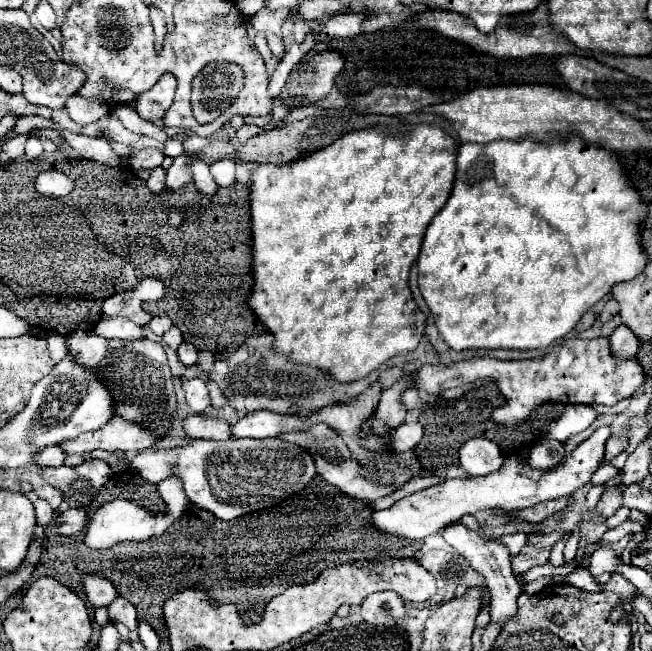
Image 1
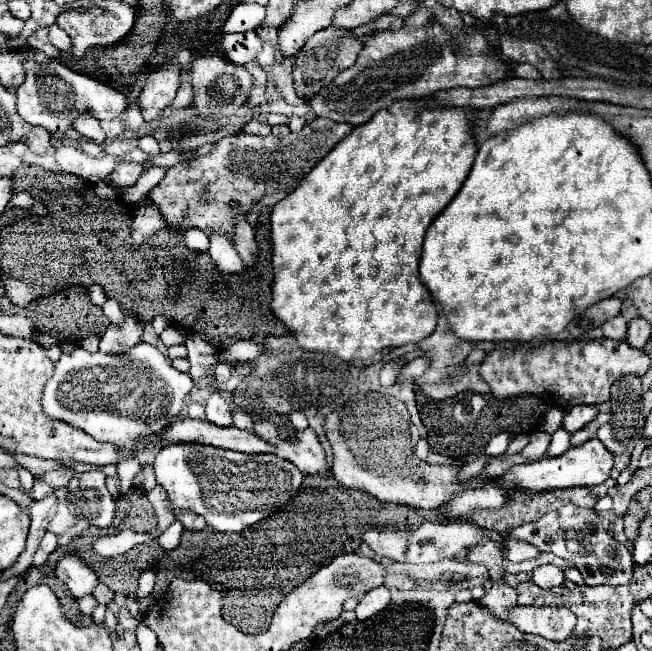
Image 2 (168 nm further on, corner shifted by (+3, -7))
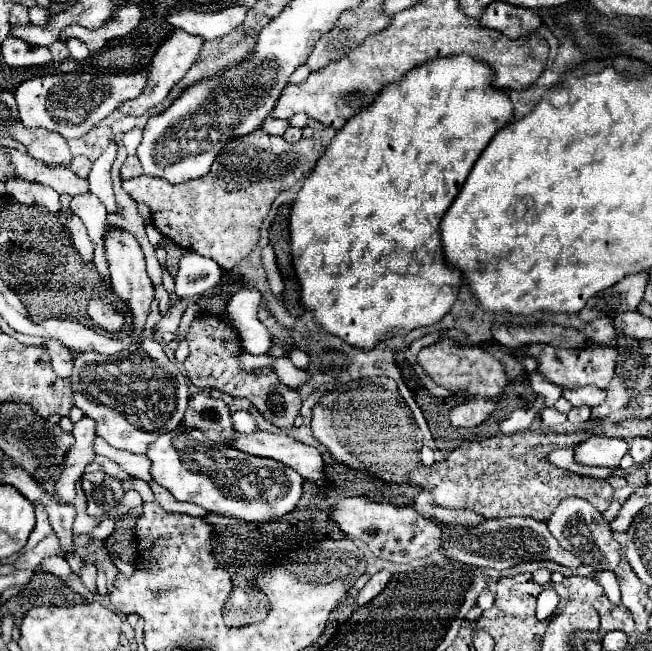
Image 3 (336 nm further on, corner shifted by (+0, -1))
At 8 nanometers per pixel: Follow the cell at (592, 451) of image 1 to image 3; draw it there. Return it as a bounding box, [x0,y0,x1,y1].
[574,436,628,468]

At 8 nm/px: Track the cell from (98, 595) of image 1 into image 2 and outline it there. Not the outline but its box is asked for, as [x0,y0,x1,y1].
[55,554,99,598]

